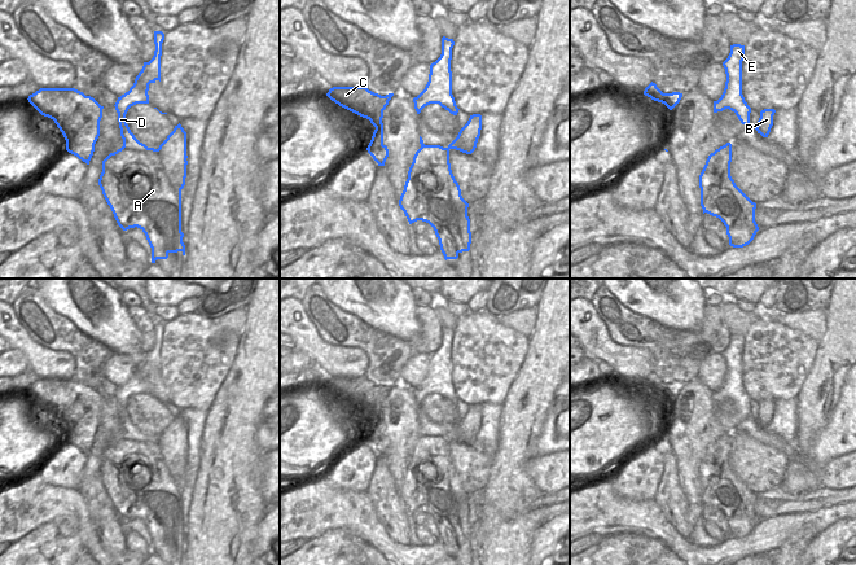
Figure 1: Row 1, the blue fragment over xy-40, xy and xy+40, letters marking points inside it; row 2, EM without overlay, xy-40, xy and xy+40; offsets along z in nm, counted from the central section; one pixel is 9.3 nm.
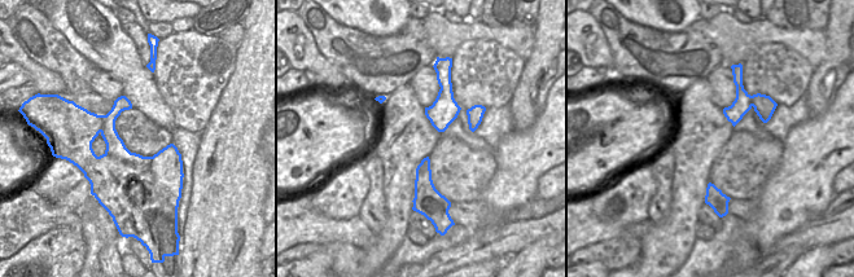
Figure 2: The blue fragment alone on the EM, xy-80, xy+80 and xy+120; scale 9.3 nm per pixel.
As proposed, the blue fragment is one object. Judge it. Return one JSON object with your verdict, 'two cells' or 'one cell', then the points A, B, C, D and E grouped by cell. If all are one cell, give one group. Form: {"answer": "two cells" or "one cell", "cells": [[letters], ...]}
{"answer": "two cells", "cells": [["A", "B"], ["C", "D", "E"]]}

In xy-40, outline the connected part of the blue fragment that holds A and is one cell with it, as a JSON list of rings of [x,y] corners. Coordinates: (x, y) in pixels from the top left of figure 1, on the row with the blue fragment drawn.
[[[179,123],[167,139],[159,145],[162,165],[137,166],[128,172],[128,209],[114,215],[118,225],[127,231],[140,228],[152,248],[152,263],[157,259],[167,259],[170,253],[181,251],[185,255],[185,245],[181,232],[181,189],[186,178],[186,132]]]

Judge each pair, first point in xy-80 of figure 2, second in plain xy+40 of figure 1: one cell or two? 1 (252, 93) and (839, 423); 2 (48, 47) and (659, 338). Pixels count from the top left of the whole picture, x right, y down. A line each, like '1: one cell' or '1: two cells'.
1: two cells
2: one cell

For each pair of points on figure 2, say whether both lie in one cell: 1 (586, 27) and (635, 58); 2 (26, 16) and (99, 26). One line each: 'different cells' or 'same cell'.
1: different cells
2: different cells

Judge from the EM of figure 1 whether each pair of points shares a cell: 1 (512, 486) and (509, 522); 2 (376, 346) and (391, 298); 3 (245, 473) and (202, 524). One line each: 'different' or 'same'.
1: same
2: different
3: same

